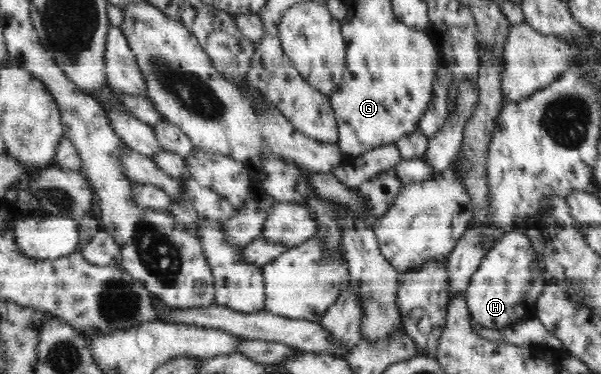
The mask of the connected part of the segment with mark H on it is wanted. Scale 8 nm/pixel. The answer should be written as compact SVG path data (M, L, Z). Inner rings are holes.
M525 229L504 231L501 238L502 240L483 256L476 274L473 274L469 282L468 290L465 290L467 306L475 324L497 330L535 318L536 302L546 285L543 273L537 267L536 252L525 234Z

